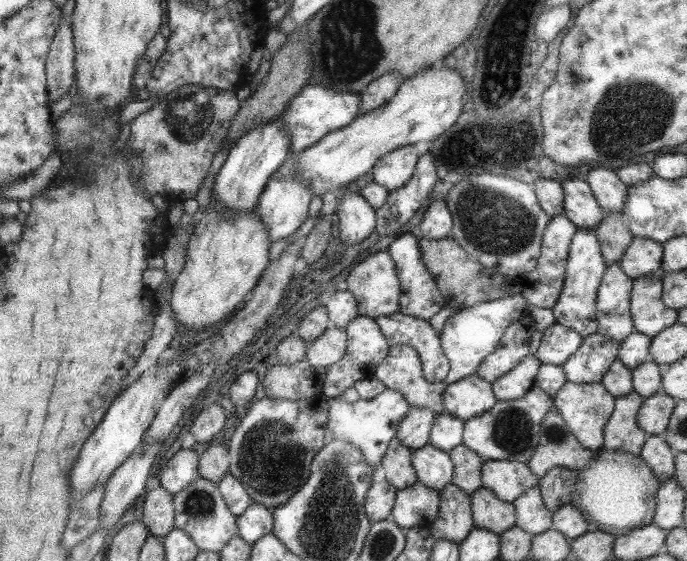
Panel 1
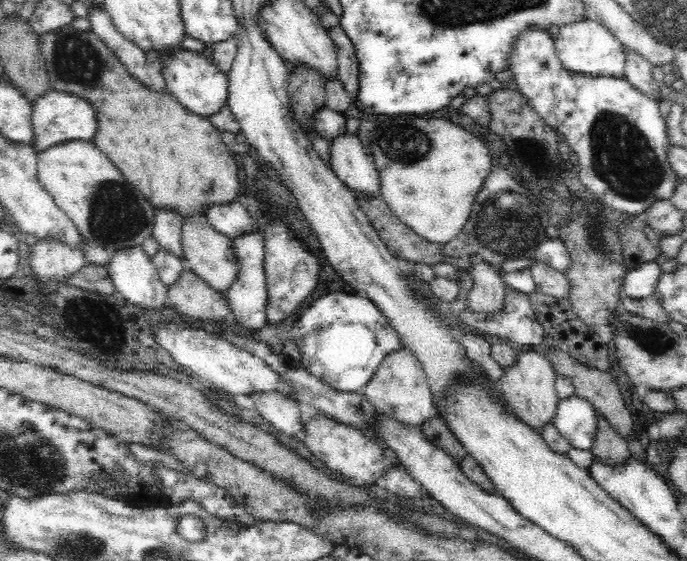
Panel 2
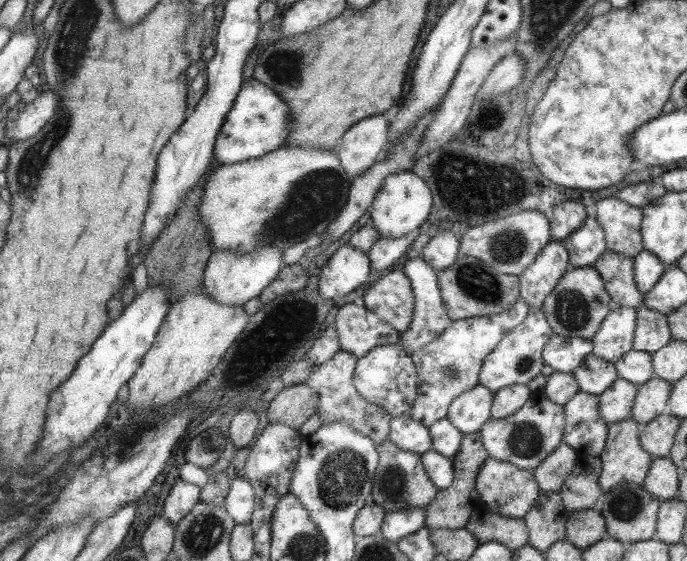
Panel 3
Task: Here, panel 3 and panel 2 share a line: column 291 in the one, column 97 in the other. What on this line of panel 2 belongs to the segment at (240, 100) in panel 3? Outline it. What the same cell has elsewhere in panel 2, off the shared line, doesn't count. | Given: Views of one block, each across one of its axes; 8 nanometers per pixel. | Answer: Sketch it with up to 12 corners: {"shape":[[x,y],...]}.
{"shape":[[66,92],[32,102],[32,148],[90,142],[94,106]]}

